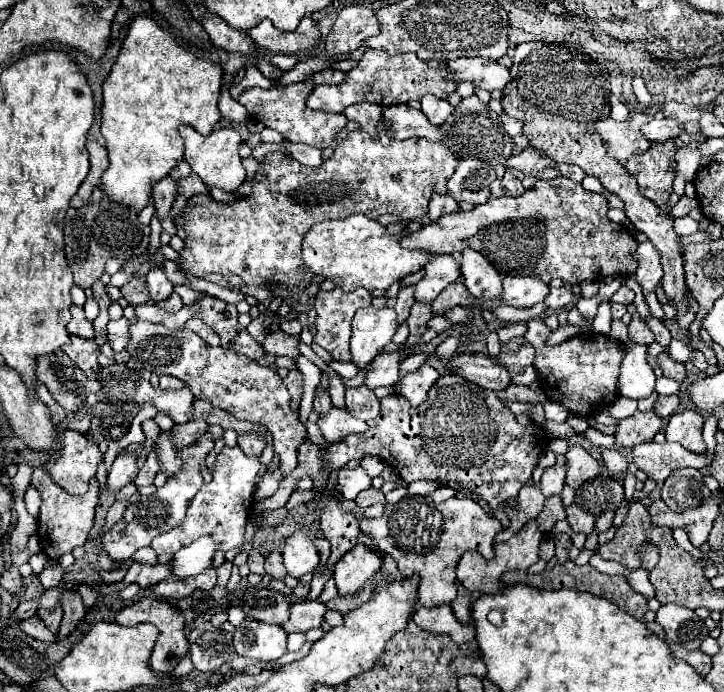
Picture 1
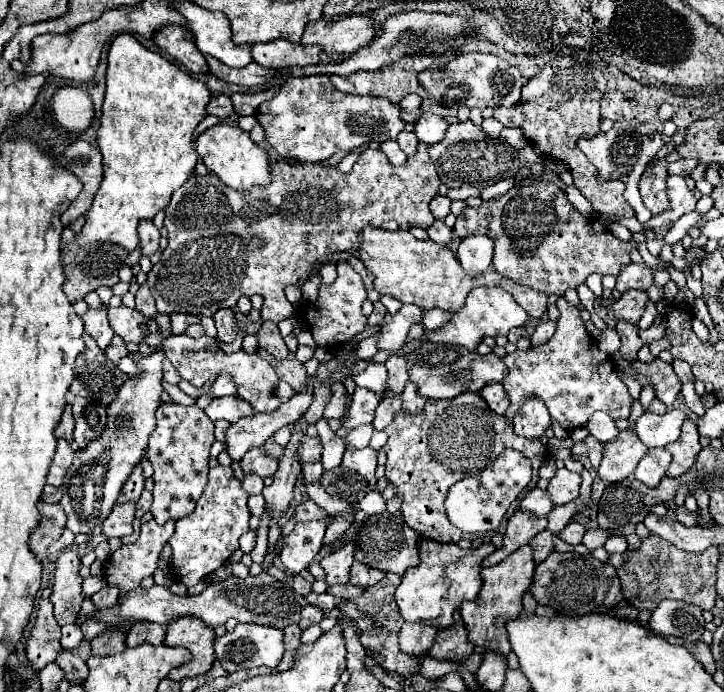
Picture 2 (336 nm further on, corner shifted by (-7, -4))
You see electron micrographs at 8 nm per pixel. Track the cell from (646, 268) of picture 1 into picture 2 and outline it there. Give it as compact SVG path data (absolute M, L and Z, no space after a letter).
M627 291L613 303L613 313L617 319L625 319L631 323L637 323L645 311L645 303L649 301L645 291Z

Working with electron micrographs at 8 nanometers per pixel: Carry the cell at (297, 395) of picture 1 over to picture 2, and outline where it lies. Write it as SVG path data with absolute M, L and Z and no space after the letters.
M335 383L335 385L331 387L331 393L333 393L333 397L331 397L329 405L327 405L325 411L323 411L323 417L325 417L327 421L329 421L329 419L341 419L341 417L345 415L347 405L349 405L349 395L347 395L347 389L343 387L343 383Z

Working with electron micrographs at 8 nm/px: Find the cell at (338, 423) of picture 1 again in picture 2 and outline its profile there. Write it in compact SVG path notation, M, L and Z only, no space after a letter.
M371 447L365 449L347 449L345 457L343 457L343 465L355 473L359 473L369 485L371 489L377 489L377 477L375 477L375 469L377 469L377 451L373 451Z

